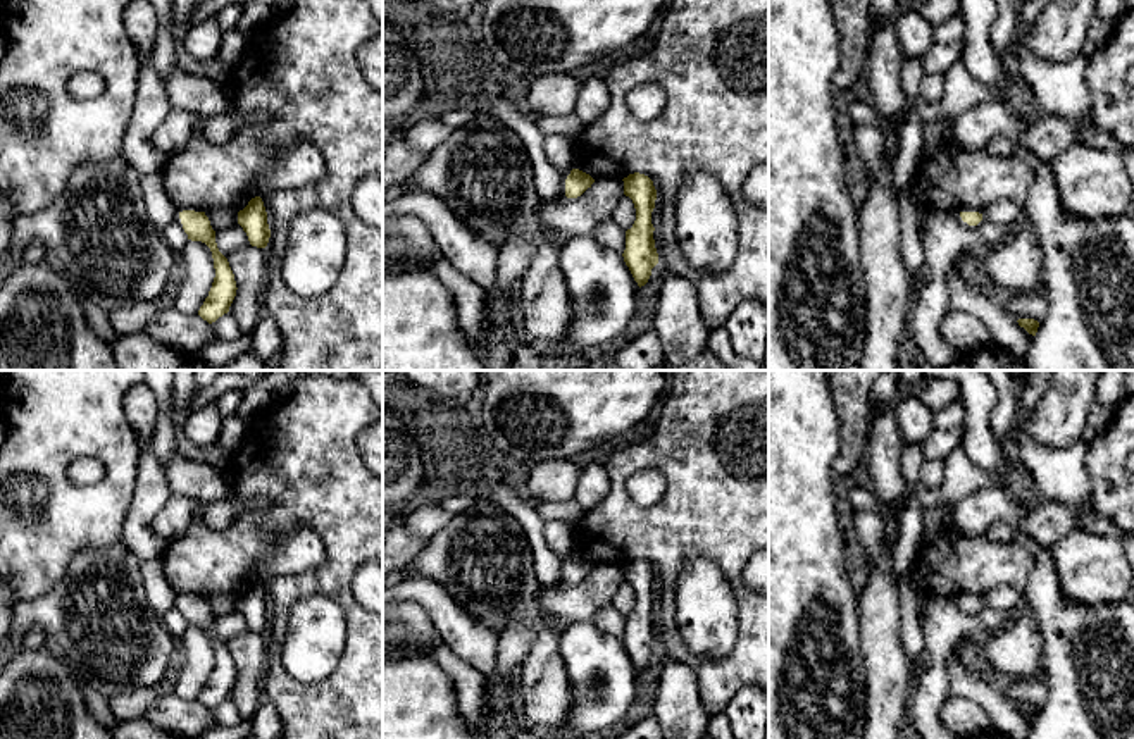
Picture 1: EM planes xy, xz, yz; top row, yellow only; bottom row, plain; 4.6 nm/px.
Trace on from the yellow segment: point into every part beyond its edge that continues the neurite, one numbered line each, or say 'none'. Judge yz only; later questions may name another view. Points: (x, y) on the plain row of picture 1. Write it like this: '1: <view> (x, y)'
none

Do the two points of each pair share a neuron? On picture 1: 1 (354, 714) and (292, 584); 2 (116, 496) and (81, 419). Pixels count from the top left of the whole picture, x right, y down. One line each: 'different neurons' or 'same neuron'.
1: same neuron
2: same neuron

